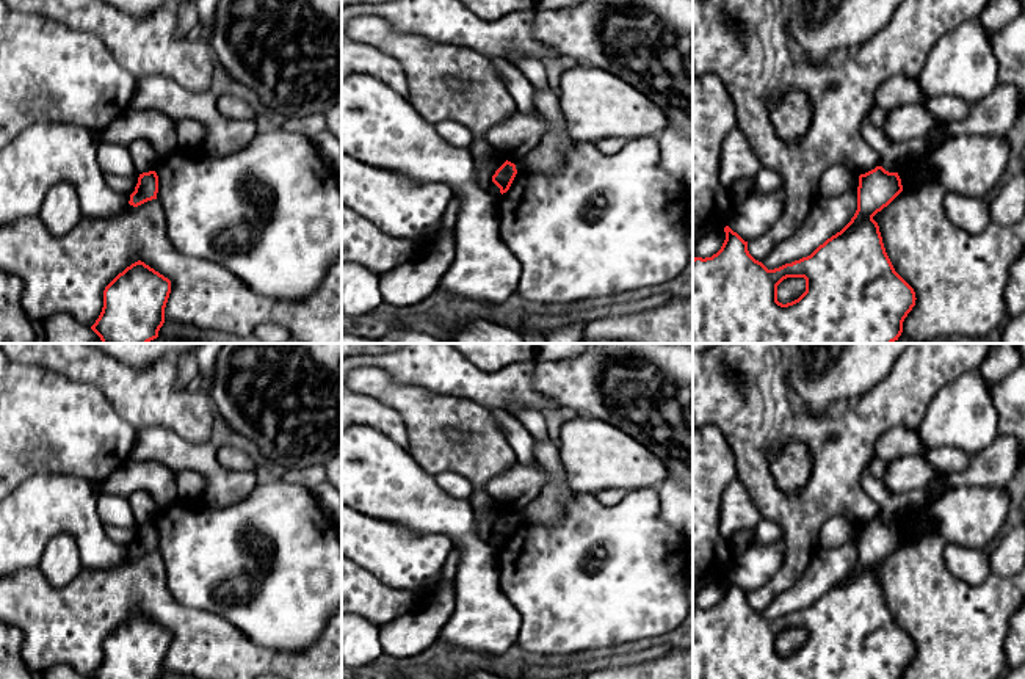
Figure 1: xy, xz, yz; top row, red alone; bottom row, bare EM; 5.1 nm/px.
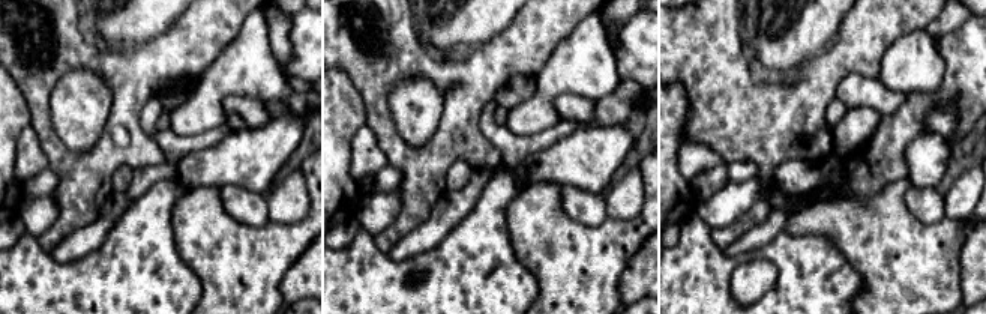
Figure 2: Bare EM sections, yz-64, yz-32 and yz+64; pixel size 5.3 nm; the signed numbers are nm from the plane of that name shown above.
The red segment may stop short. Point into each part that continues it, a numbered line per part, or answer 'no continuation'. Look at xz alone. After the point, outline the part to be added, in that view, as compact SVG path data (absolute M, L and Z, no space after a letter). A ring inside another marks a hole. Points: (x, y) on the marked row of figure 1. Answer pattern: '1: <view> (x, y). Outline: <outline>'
no continuation

